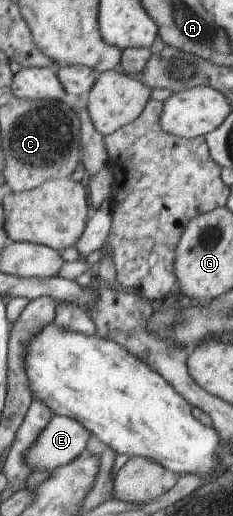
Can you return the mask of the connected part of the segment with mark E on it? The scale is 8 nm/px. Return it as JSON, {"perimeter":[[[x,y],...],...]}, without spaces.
{"perimeter":[[[52,414],[33,444],[25,450],[23,460],[31,471],[51,471],[78,457],[89,436],[74,419]]]}

